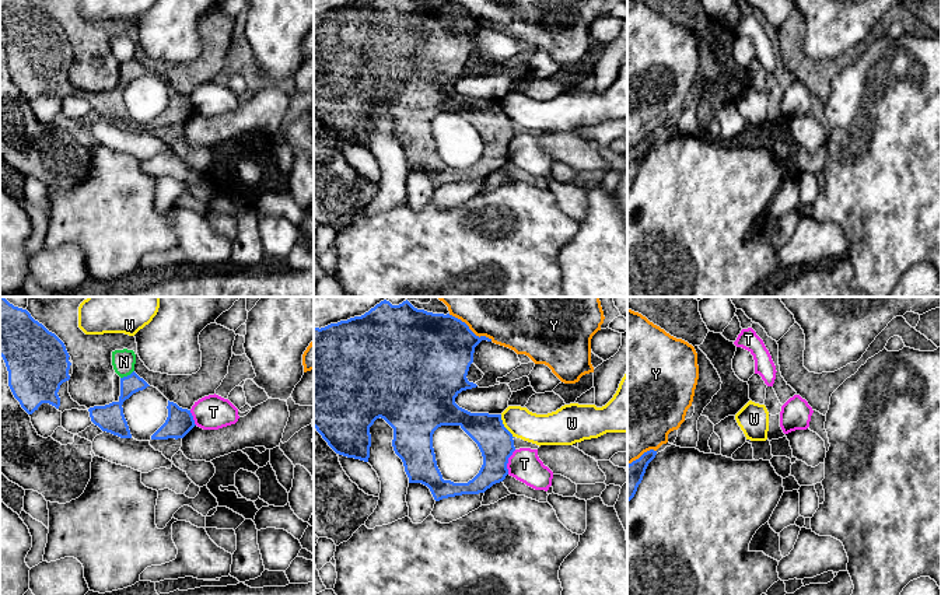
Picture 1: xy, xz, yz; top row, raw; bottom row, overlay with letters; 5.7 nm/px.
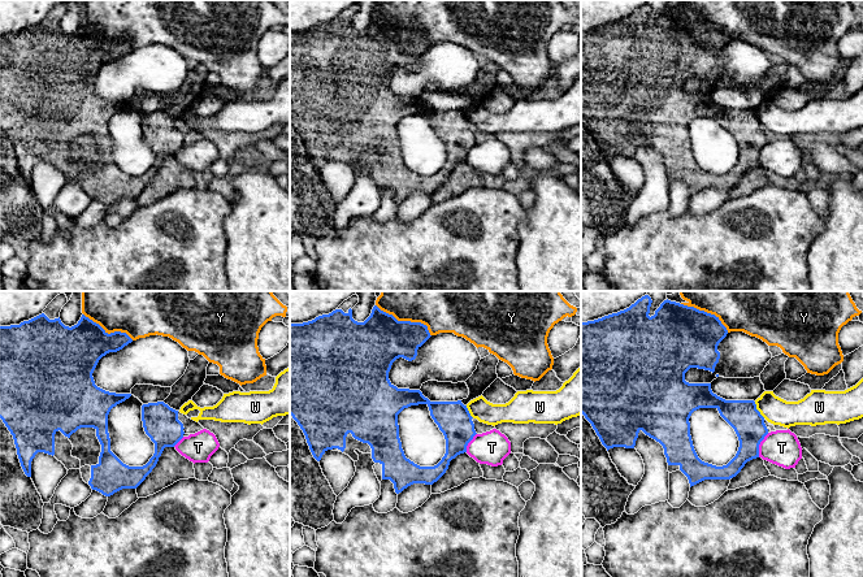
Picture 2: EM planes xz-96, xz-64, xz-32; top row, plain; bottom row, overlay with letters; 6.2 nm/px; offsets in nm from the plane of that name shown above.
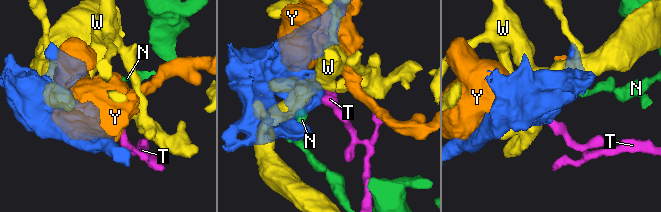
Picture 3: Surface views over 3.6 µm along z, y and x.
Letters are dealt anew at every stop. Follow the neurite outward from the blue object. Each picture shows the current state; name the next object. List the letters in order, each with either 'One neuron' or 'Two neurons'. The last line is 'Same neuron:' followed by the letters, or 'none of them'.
N: Two neurons
T: Two neurons
W: Two neurons
Y: Two neurons
Same neuron: none of them

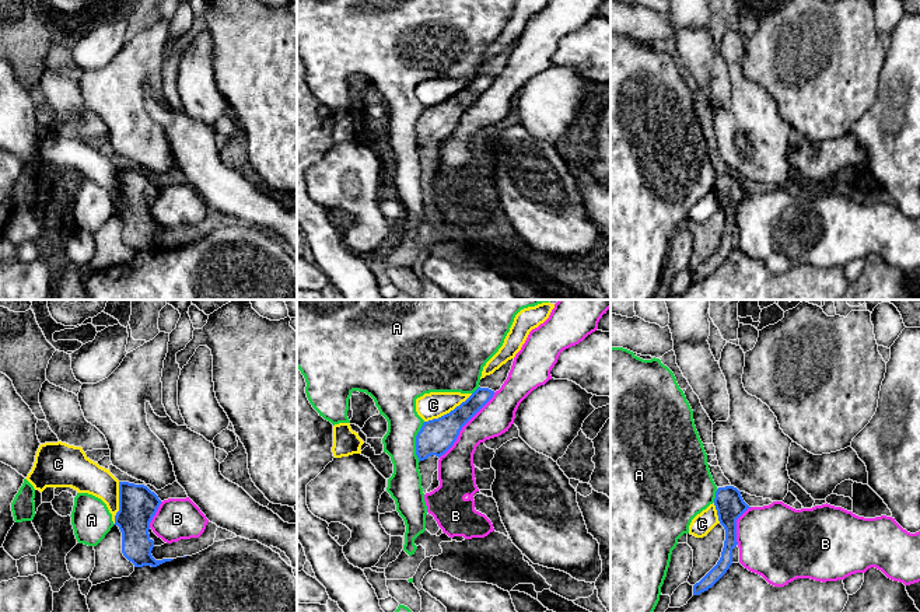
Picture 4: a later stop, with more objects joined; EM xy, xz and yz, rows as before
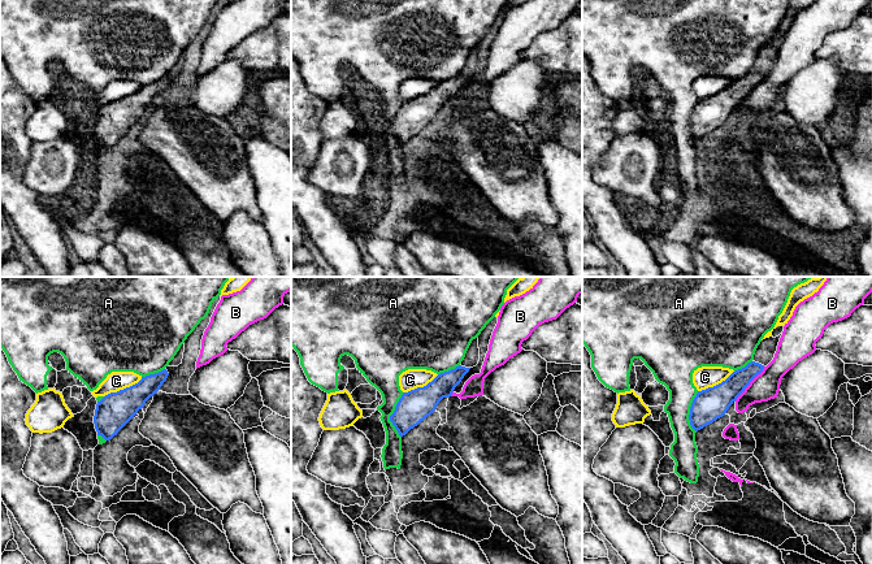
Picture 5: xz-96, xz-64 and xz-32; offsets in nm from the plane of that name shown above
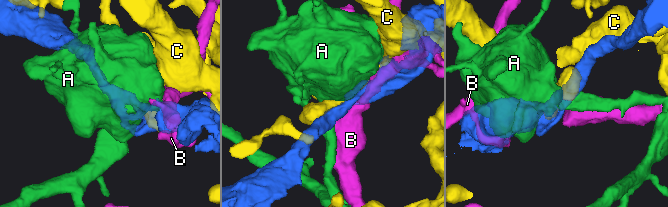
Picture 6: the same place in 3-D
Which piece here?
A: Two neurons
B: Two neurons
C: Two neurons
Same neuron: none of them

